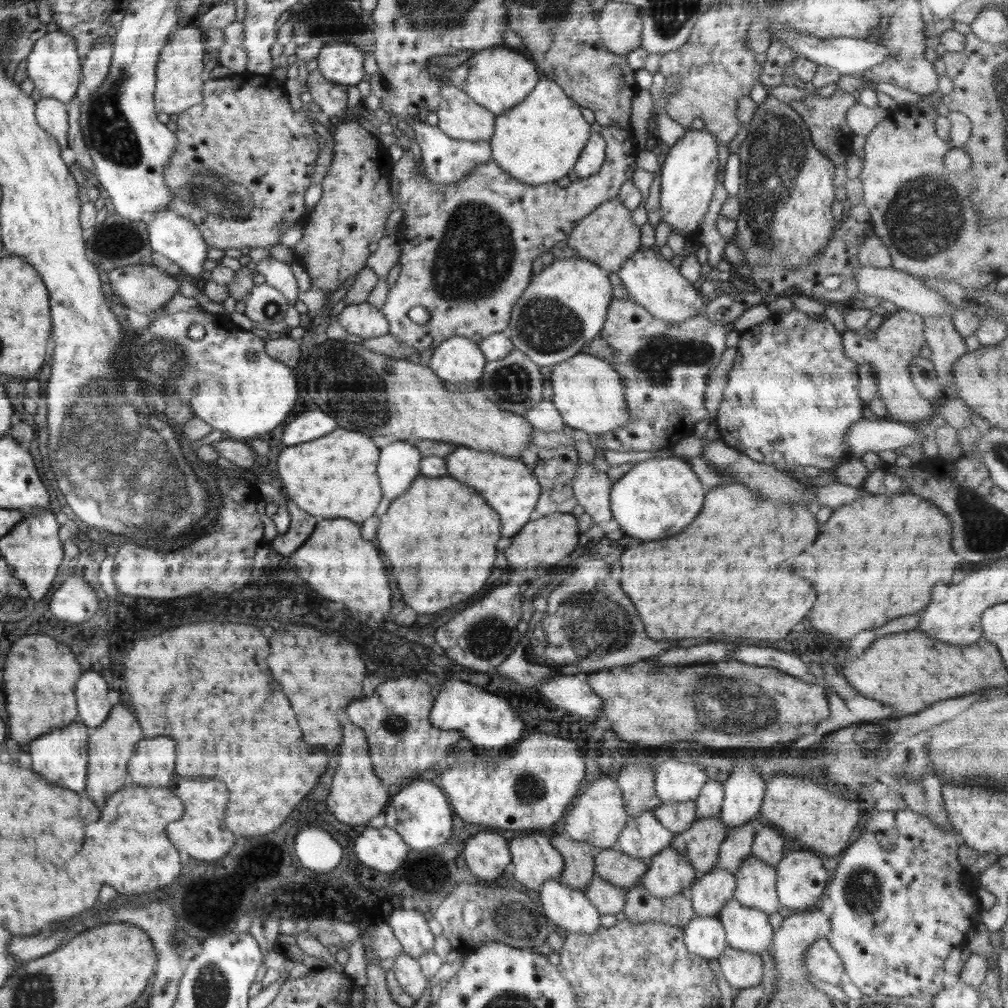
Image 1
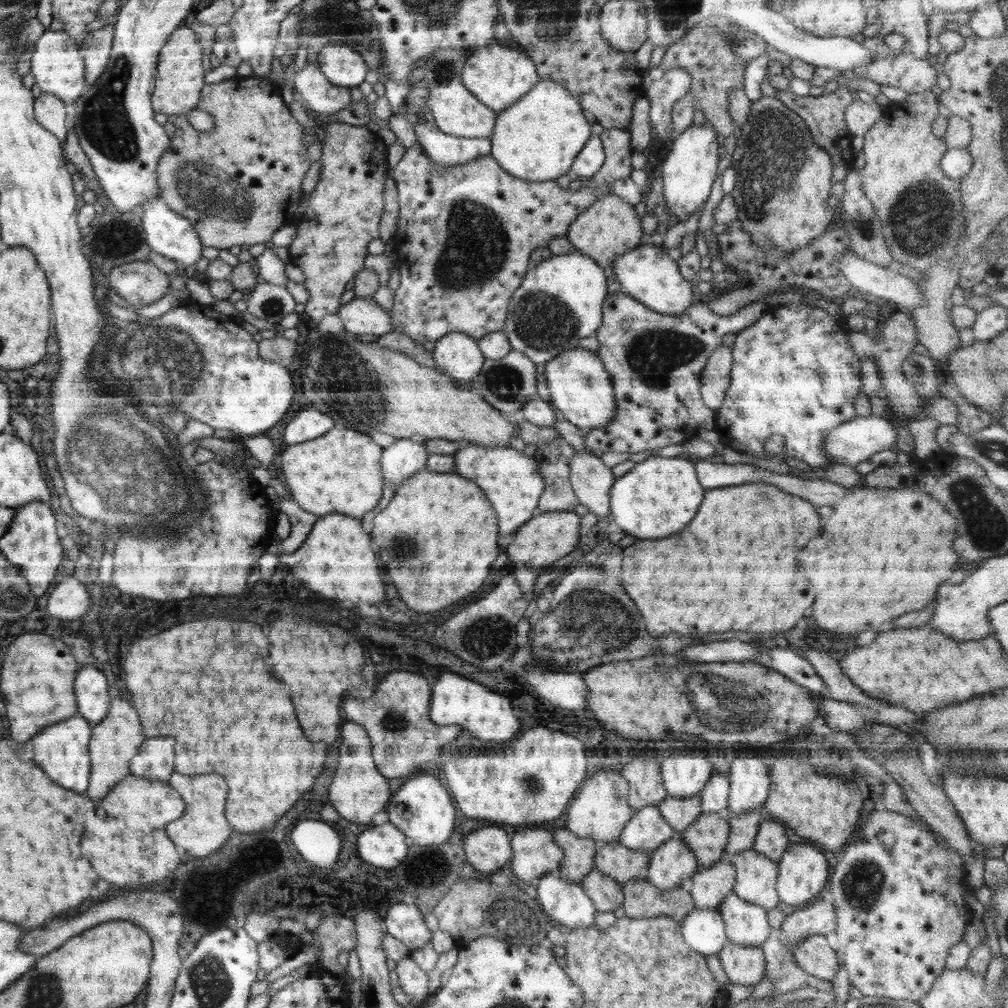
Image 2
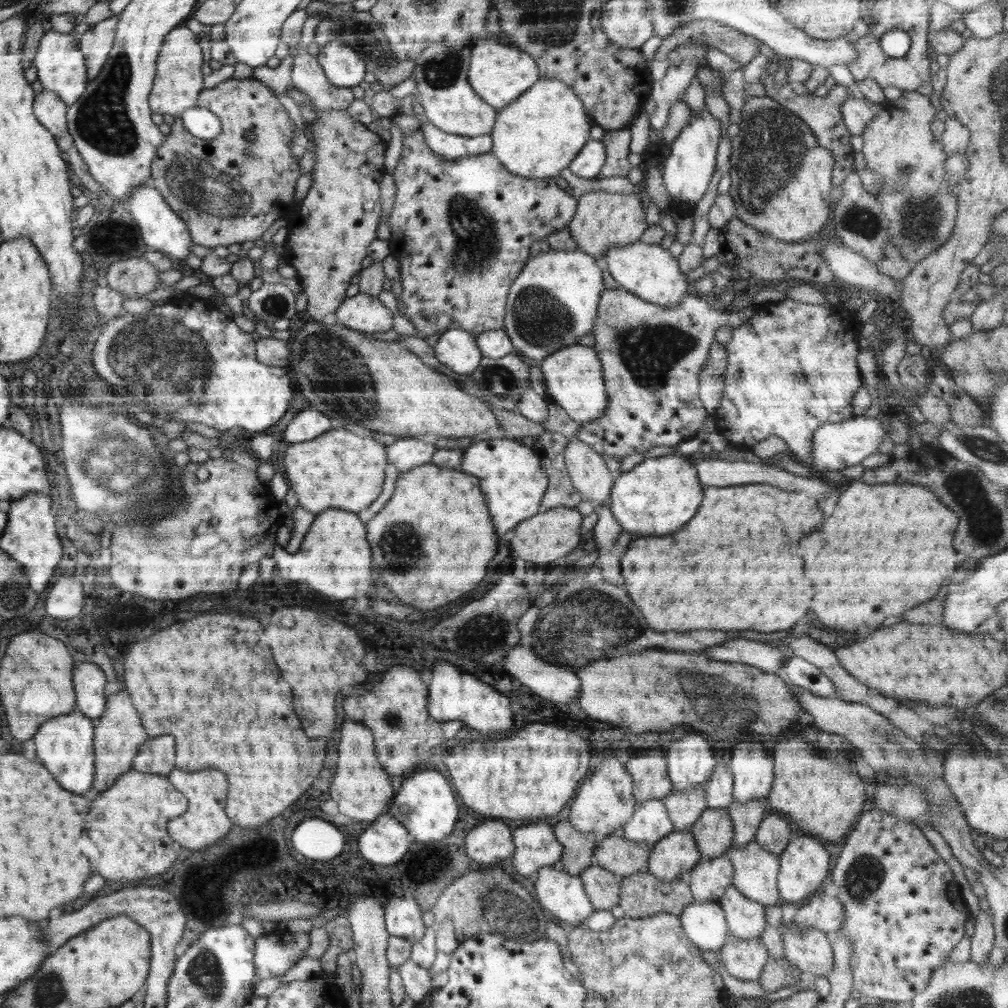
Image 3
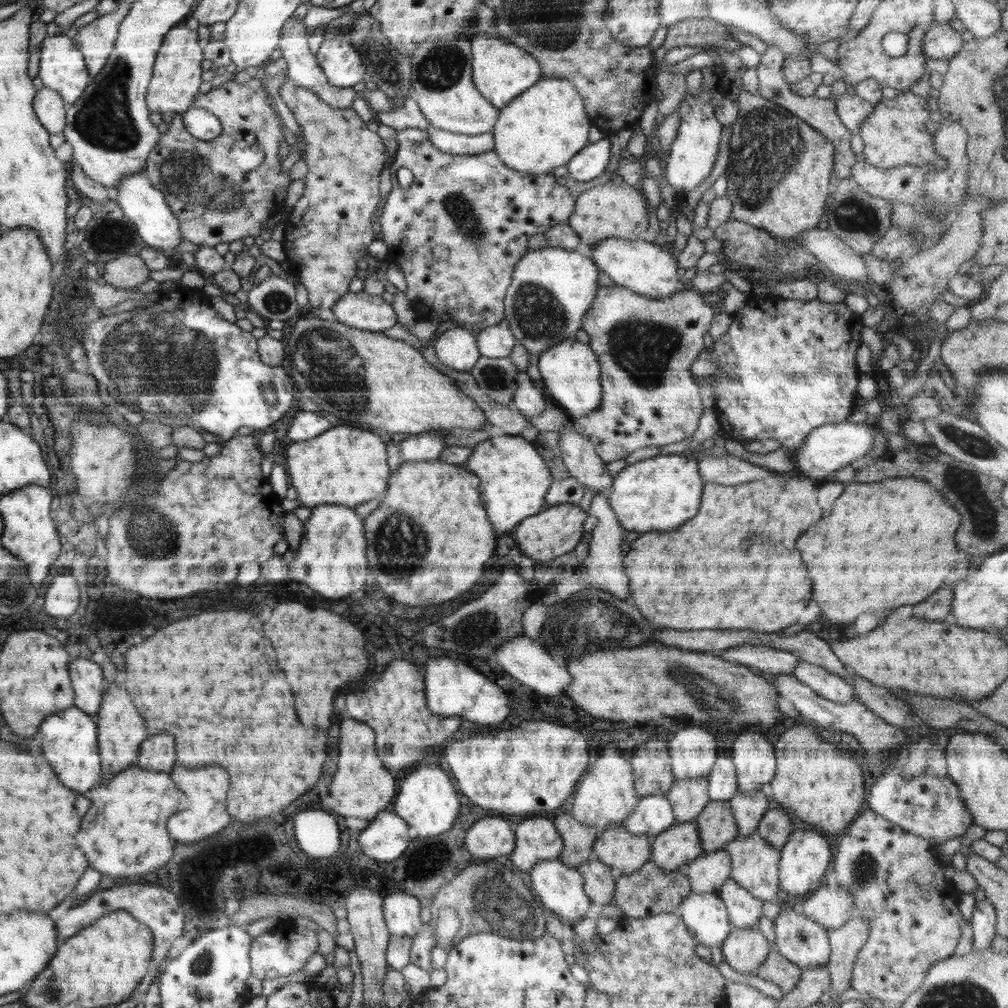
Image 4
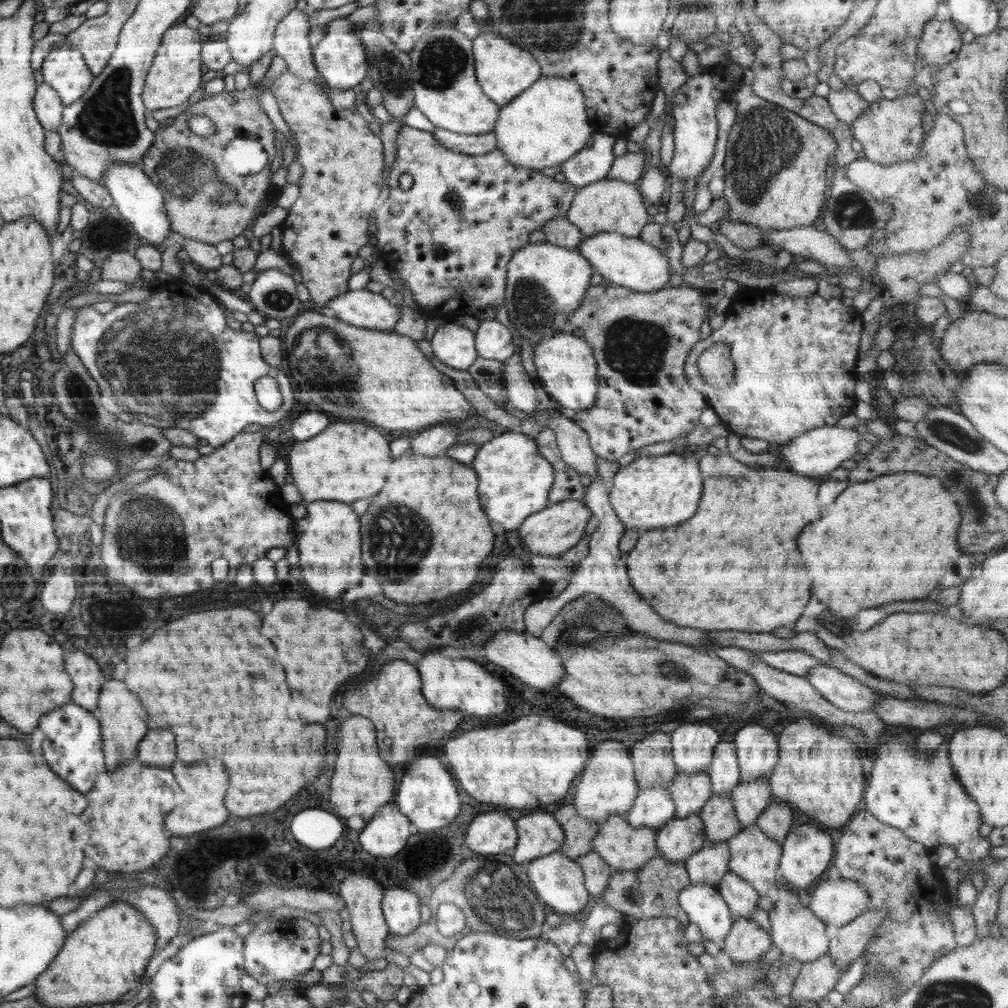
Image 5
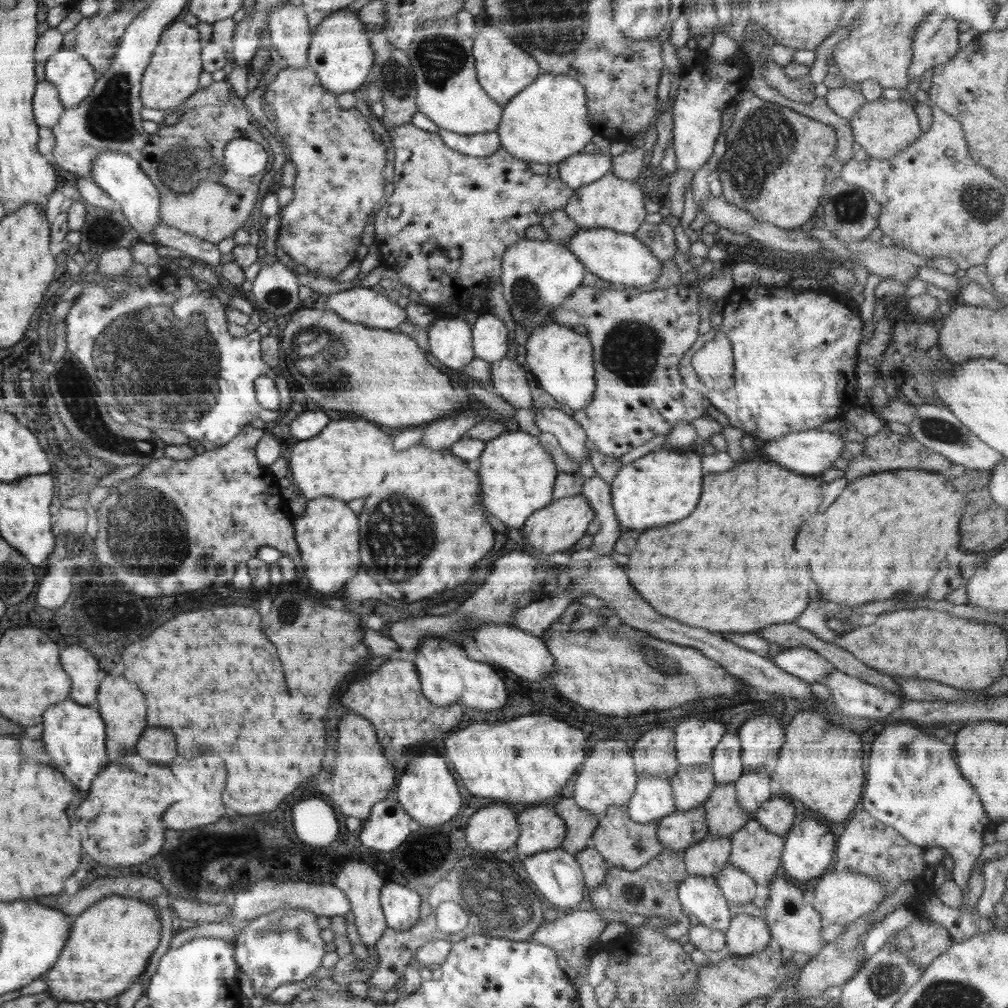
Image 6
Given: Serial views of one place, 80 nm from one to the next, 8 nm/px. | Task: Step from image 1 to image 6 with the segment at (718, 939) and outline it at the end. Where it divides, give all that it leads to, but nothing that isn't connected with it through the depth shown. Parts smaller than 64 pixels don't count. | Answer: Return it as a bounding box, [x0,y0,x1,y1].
[677,875,733,933]

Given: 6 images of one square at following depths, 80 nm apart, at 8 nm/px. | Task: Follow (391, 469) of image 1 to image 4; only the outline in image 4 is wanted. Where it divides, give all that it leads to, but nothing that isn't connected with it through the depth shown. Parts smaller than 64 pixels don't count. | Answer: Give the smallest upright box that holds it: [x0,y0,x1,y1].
[402,431,448,461]

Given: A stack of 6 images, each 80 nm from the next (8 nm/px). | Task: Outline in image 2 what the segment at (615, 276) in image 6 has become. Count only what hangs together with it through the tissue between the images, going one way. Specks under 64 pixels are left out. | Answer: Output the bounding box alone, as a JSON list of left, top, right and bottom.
[612,244,692,315]

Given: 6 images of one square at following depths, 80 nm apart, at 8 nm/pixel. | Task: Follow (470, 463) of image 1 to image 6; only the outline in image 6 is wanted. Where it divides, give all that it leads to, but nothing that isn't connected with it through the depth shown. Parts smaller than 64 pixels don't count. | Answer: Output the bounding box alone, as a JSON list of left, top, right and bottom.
[478,431,556,528]

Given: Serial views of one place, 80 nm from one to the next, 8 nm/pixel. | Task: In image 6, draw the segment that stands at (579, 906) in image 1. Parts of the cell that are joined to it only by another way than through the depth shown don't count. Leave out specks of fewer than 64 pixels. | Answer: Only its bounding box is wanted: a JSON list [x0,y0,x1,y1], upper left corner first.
[524,847,587,912]

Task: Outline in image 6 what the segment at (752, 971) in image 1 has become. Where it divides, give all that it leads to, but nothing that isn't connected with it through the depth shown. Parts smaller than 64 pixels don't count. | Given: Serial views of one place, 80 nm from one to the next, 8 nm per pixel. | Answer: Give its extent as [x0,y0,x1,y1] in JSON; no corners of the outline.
[724,914,771,955]

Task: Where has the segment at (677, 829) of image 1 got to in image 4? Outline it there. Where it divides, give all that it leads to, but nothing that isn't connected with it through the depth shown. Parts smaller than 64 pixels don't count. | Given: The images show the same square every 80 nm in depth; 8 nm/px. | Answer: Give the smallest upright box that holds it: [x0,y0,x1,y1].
[665,778,709,823]

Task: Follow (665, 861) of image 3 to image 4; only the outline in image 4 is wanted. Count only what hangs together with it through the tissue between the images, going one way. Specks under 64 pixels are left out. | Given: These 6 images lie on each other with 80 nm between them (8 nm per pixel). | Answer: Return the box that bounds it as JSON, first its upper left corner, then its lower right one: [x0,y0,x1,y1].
[651,822,703,872]

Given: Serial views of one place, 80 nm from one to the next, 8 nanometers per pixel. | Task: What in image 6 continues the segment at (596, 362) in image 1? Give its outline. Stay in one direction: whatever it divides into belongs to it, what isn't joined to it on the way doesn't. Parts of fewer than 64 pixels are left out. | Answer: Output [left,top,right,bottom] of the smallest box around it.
[522,321,596,411]

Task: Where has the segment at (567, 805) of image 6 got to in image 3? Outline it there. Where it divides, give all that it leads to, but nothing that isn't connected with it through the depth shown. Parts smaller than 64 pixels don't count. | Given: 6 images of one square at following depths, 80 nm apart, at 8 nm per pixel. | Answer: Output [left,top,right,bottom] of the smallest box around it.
[553,819,599,876]

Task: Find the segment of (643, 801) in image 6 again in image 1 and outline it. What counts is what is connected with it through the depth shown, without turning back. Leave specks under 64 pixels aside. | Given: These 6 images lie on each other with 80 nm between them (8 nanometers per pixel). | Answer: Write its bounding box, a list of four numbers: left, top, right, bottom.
[615,811,676,861]

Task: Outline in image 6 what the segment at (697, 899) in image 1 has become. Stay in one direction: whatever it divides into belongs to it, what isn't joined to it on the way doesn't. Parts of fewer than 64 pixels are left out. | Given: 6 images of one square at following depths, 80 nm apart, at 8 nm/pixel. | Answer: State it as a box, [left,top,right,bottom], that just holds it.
[684,835,731,876]

